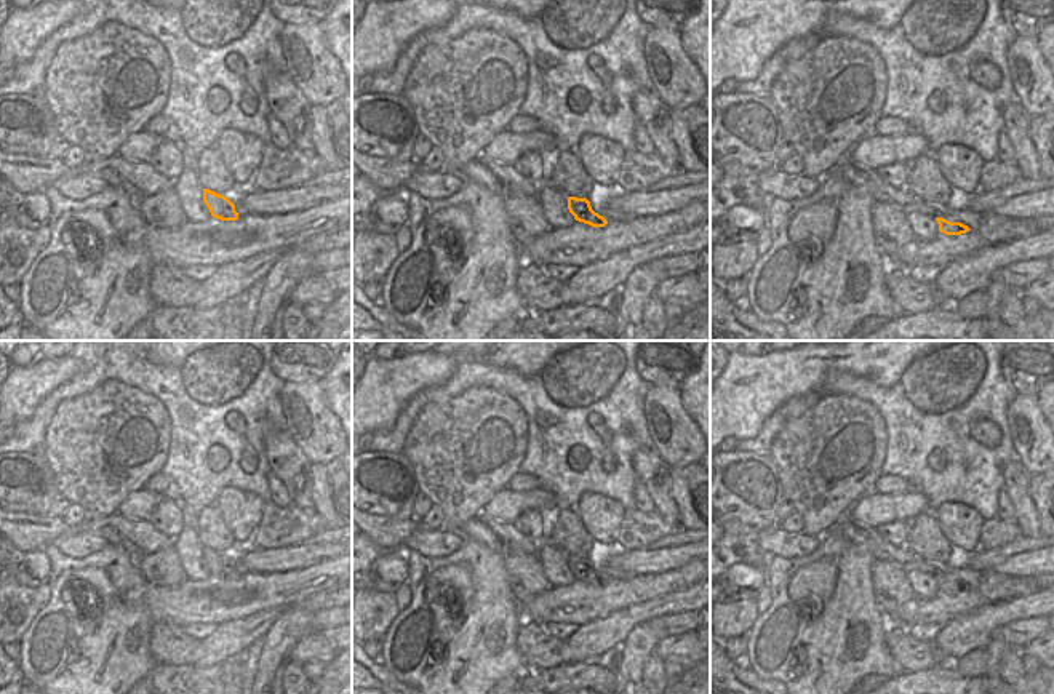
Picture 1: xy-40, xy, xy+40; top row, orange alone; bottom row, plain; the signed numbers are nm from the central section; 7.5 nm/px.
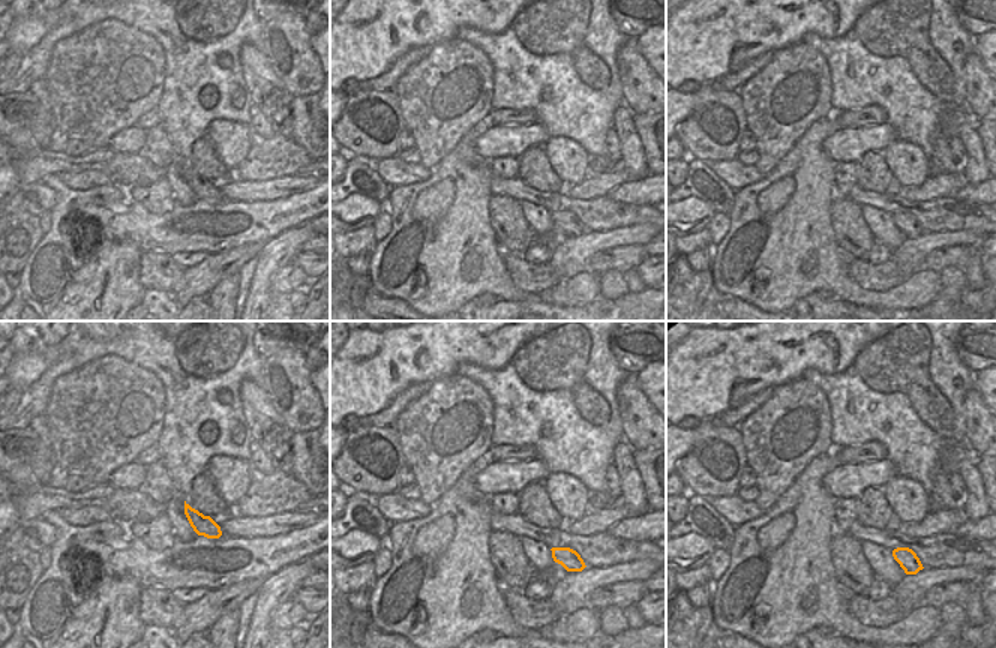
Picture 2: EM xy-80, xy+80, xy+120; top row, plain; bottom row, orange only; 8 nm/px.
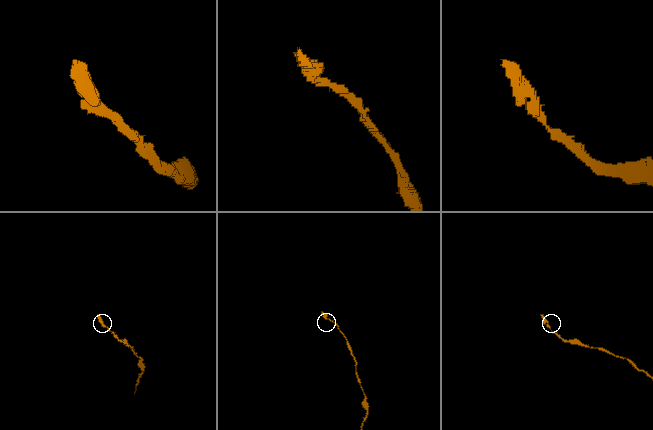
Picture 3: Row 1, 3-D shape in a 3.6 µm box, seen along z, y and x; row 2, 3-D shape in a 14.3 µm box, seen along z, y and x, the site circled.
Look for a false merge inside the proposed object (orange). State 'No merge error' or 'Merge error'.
No merge error

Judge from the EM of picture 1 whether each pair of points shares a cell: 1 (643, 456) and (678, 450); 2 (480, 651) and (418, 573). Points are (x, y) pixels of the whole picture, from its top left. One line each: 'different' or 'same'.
1: different
2: same

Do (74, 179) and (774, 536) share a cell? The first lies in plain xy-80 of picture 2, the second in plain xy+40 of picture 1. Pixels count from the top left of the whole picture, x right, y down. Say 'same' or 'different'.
same

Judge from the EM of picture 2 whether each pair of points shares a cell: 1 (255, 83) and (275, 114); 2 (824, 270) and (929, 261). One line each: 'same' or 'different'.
1: same
2: different

